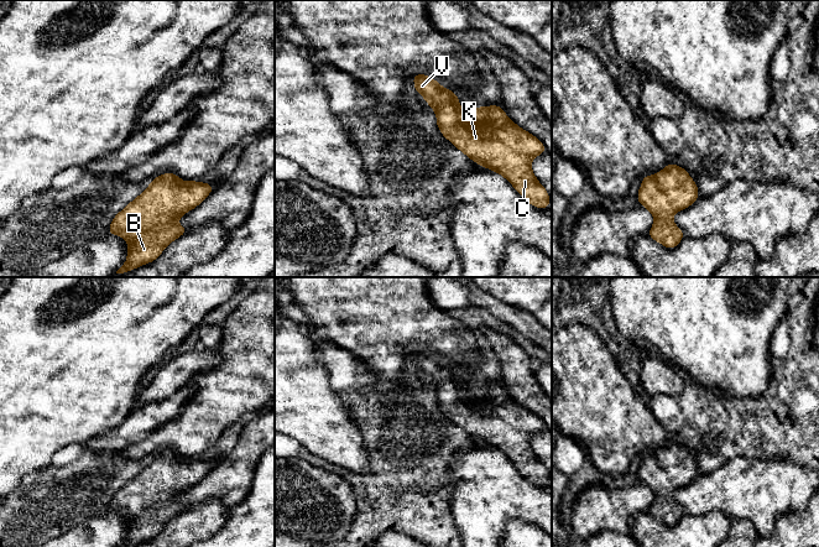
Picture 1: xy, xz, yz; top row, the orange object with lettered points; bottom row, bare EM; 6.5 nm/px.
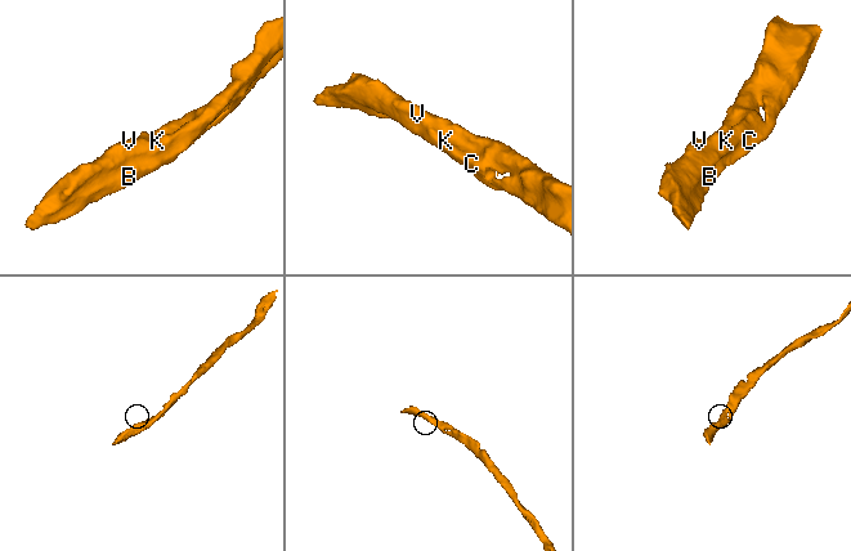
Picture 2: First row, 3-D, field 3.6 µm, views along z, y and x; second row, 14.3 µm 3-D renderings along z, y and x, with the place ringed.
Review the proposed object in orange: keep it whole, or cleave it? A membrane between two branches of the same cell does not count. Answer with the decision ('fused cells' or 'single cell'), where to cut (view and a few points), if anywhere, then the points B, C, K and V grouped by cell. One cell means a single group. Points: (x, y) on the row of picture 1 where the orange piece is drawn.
single cell; cut none; groups B C K V

